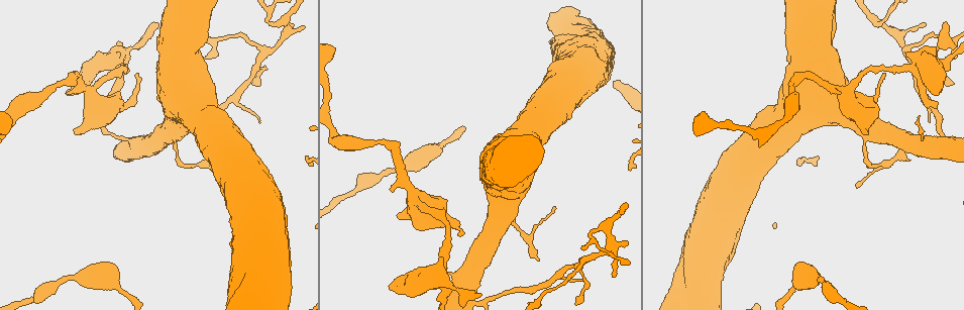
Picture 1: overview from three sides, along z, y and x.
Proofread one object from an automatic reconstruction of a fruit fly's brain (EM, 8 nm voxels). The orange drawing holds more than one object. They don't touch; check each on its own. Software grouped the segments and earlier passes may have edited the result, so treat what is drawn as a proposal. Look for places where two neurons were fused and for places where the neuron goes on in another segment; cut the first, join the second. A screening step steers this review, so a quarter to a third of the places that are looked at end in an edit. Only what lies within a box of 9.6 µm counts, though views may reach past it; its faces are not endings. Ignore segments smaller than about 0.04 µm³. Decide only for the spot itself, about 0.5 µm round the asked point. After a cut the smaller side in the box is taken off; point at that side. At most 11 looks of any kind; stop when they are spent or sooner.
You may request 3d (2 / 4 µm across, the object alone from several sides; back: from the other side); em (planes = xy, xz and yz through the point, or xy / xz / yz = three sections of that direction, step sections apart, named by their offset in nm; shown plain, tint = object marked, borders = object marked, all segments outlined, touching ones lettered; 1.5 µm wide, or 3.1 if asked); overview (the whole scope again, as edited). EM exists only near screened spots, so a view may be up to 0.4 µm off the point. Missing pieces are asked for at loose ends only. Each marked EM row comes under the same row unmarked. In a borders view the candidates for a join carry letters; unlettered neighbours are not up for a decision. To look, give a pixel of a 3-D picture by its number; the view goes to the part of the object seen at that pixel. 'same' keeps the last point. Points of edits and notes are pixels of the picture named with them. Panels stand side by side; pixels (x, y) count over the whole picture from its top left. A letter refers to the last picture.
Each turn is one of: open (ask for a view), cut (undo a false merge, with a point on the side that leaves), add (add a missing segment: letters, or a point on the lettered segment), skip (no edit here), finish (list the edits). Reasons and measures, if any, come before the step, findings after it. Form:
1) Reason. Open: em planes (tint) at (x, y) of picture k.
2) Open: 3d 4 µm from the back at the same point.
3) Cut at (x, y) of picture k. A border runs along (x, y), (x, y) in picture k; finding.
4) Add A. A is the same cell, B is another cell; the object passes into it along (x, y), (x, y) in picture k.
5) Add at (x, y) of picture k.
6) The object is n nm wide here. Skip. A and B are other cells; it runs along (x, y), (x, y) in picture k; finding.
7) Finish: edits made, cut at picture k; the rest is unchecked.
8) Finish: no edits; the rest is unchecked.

Tapers out. Open: em planes (borders) at (258, 121) of picture 1.

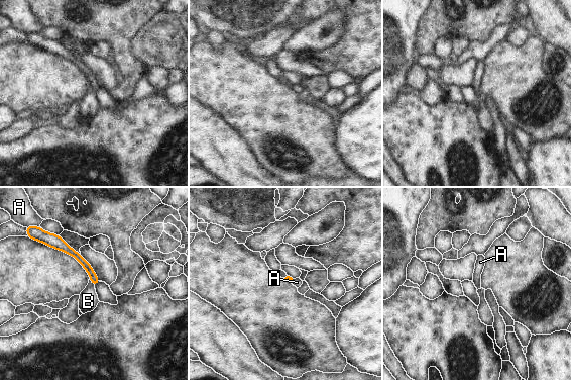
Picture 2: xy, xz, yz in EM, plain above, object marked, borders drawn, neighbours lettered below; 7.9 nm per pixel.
The longest contact is with B, 80 nm. Skip. A and B are other cells; a border runs along (89, 279), (94, 287) in picture 2; none of them fits.

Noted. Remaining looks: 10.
Free end. Open: em xz step 4 (borders) at (479, 295) of picture 1.

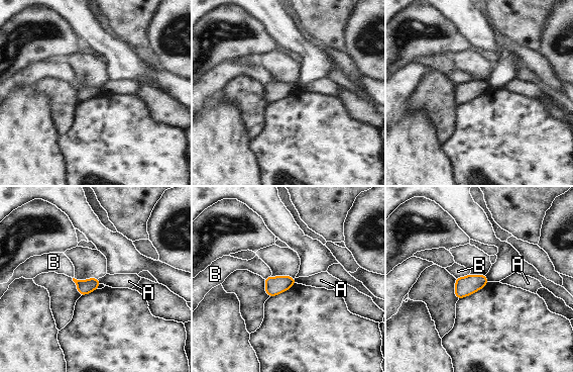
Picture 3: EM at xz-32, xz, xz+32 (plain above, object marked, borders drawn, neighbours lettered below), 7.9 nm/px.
Skip. A and B are other cells; a border runs along (98, 278), (100, 283) in picture 3; no lettered segment goes on from it.

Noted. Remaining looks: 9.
An open end. Open: em planes (tint) at (839, 93) of picture 1.

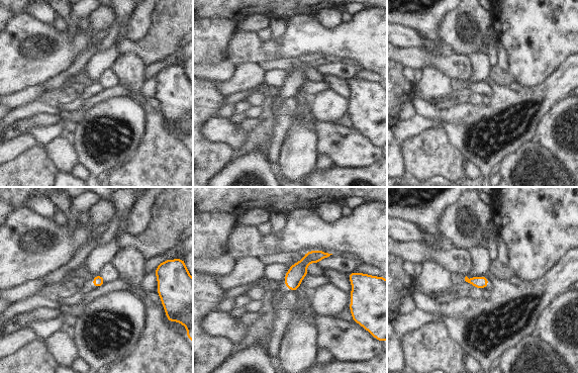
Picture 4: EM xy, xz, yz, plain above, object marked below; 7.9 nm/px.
Open: em planes (borders) at the same point.

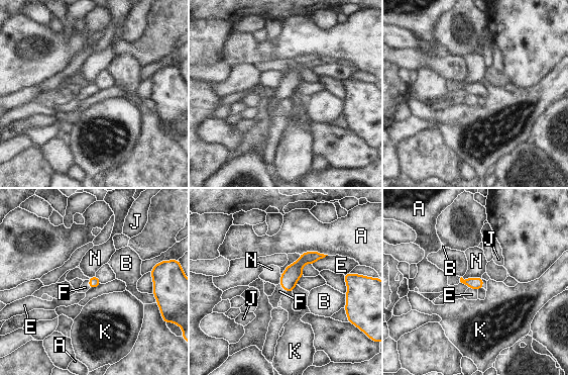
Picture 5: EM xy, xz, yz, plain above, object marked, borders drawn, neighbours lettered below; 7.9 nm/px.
The longest contact is with A, 240 nm. Add F. F is the same cell, A, B, E, J, K and N are other cells; the object passes into it along (94, 282), (88, 283), (85, 287) in picture 5; it goes on there.

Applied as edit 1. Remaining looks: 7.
See it whole again. Open: overview.

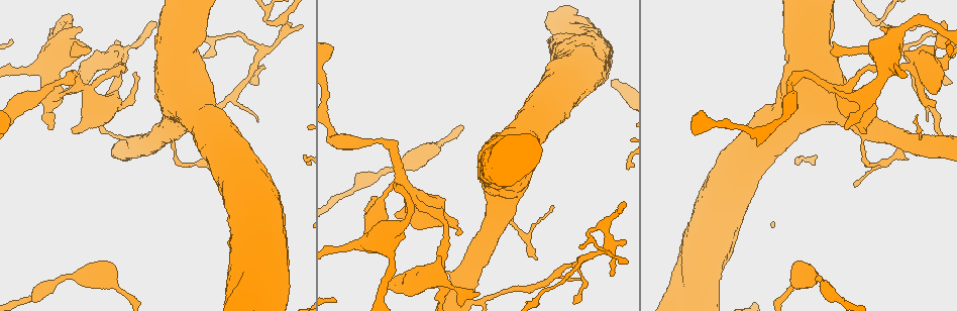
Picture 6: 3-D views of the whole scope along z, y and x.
Thick turns thin. Open: 3d 4 µm at (172, 136) of picture 6.

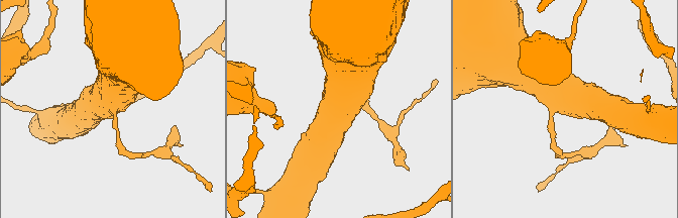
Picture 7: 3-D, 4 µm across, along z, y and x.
Need the tissue. Open: em planes (borders) at (553, 106) of picture 7.

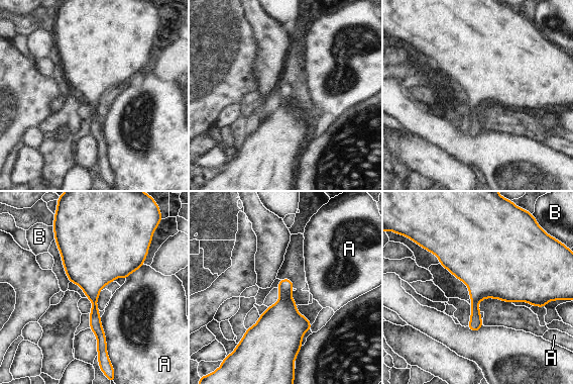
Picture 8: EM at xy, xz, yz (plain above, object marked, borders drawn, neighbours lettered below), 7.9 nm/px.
Skip. A and B are other cells; a border runs along (100, 317), (107, 351) in picture 8; continuous, no second neuron.

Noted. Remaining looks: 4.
Finish: edits made, add at picture 5; the rest is unchecked.

